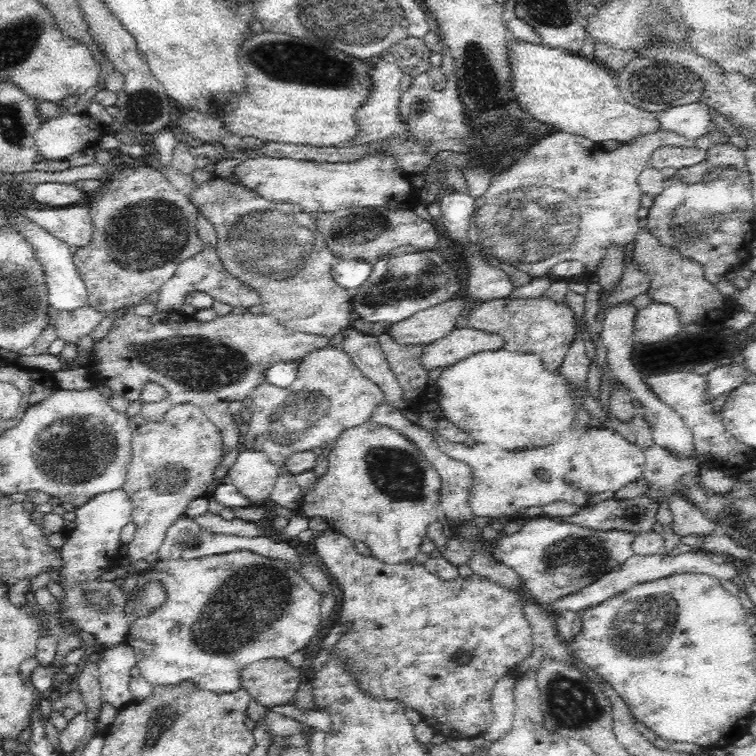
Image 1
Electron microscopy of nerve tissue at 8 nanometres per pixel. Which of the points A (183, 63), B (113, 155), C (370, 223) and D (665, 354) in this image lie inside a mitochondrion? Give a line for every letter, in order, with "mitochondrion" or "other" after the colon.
A: other
B: other
C: mitochondrion
D: other

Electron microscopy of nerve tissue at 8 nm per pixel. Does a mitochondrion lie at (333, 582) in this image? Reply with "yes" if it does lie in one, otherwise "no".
no

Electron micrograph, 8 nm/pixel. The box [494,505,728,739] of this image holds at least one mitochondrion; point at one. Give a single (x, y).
(645, 629)

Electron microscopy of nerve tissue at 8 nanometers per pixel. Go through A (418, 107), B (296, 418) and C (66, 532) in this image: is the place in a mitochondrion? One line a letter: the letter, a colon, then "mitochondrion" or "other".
A: mitochondrion
B: mitochondrion
C: other

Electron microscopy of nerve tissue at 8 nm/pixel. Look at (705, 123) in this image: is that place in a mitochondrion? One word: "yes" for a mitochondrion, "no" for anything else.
no

